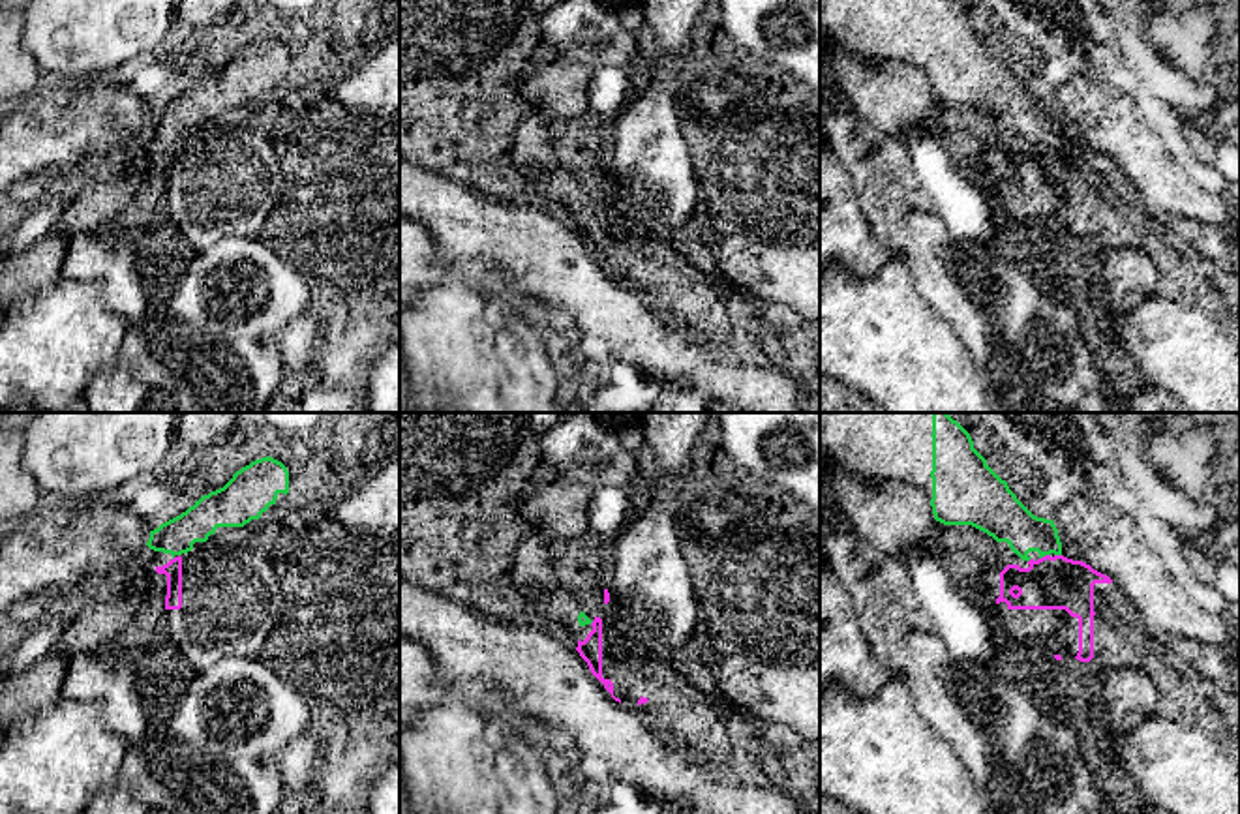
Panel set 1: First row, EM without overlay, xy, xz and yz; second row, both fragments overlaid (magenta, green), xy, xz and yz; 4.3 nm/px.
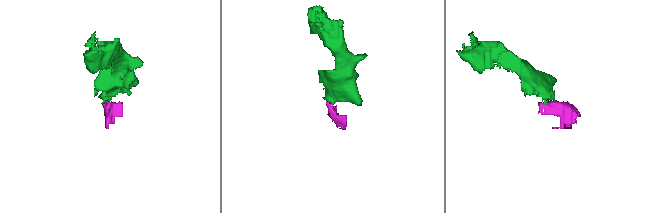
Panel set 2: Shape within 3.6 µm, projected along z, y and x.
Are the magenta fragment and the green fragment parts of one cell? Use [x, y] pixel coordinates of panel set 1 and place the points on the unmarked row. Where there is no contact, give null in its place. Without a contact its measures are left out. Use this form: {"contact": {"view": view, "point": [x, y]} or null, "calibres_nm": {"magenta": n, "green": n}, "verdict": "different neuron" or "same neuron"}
{"contact": {"view": "yz", "point": [1045, 135]}, "calibres_nm": {"magenta": 220, "green": 200}, "verdict": "same neuron"}

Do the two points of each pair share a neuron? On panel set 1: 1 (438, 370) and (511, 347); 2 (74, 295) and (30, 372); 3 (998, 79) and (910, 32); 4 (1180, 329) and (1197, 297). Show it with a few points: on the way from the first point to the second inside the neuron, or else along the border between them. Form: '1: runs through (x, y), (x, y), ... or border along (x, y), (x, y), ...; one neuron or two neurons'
1: border along (494, 331), (494, 357), (503, 370), (501, 392); two neurons
2: runs through (74, 314), (68, 329), (44, 353); one neuron
3: runs through (976, 75), (940, 44), (933, 44); one neuron
4: border along (1175, 301), (1197, 306), (1220, 323); two neurons

